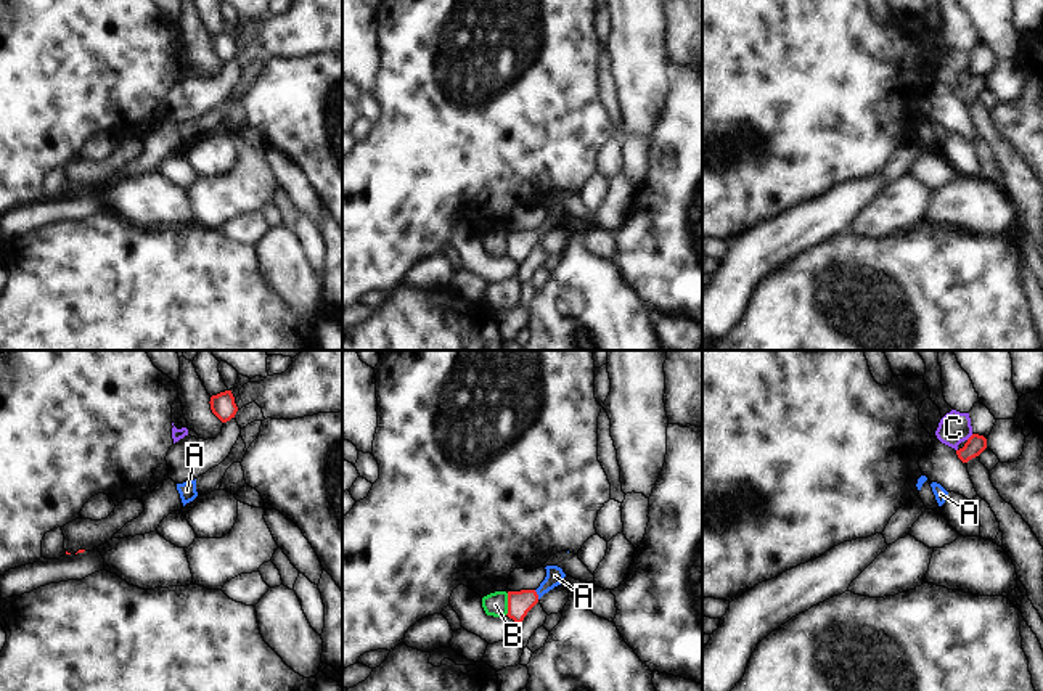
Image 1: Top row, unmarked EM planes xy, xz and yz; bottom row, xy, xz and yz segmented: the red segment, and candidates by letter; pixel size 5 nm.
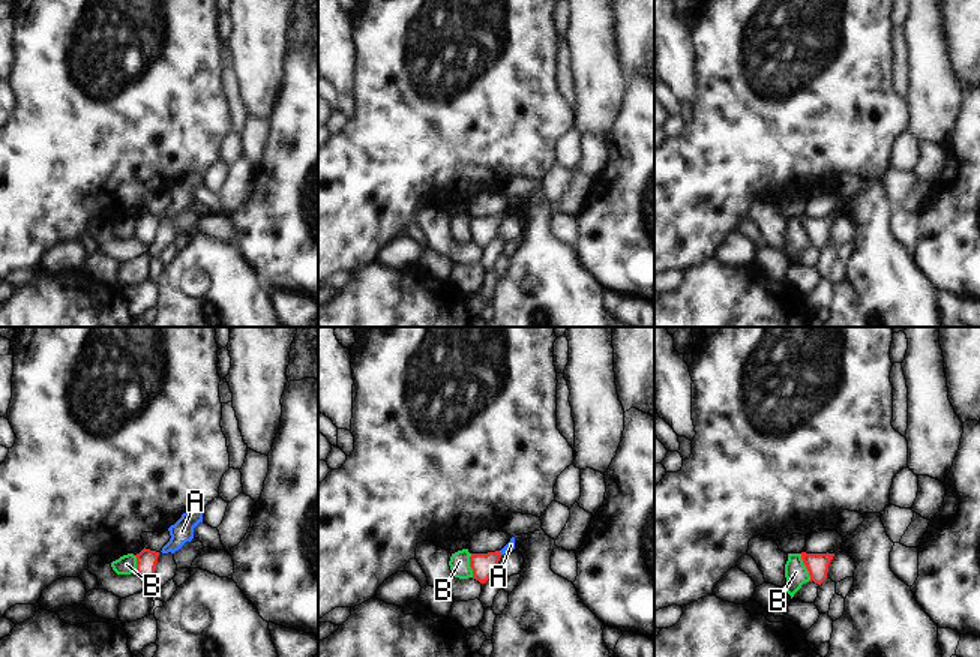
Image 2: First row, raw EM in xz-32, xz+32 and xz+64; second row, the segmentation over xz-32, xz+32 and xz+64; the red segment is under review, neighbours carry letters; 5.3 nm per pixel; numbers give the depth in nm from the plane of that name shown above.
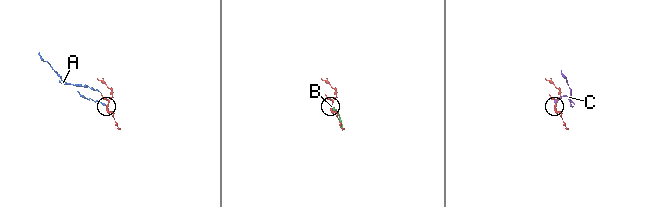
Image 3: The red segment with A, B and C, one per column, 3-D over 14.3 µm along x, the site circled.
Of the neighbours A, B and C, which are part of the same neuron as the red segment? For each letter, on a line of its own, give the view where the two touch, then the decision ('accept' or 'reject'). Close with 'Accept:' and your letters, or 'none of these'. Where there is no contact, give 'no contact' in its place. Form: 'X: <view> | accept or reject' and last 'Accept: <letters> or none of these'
A: xz | accept
B: xz | reject
C: yz | reject
Accept: A

